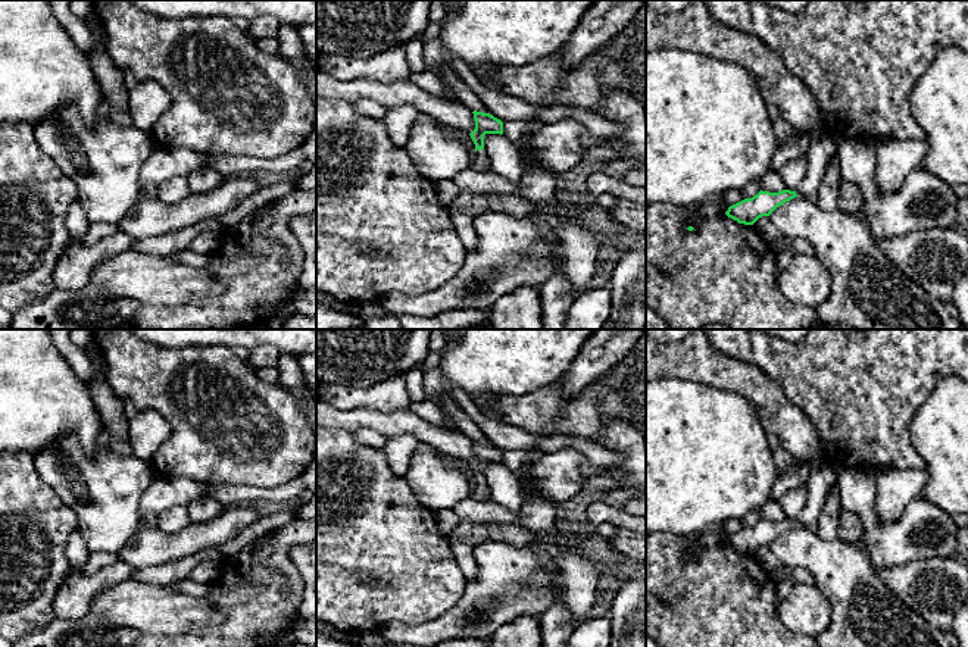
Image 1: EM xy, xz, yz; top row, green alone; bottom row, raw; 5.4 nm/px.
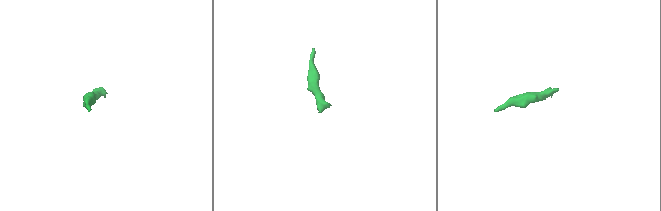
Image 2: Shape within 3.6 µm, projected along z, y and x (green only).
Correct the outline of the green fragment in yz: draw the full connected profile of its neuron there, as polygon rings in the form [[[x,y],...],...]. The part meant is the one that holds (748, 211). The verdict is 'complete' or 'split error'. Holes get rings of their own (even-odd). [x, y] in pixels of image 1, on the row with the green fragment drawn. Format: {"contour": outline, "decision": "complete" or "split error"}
{"contour": [[[814,129],[809,132],[809,137],[808,169],[796,191],[783,190],[778,193],[769,193],[761,190],[752,199],[744,199],[730,206],[725,215],[739,224],[753,225],[759,218],[769,216],[778,206],[794,197],[814,200],[827,168],[837,153],[837,146],[831,135],[824,129]]], "decision": "split error"}

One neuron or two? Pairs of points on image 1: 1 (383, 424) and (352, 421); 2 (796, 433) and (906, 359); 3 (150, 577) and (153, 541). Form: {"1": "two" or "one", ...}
{"1": "one", "2": "two", "3": "two"}

